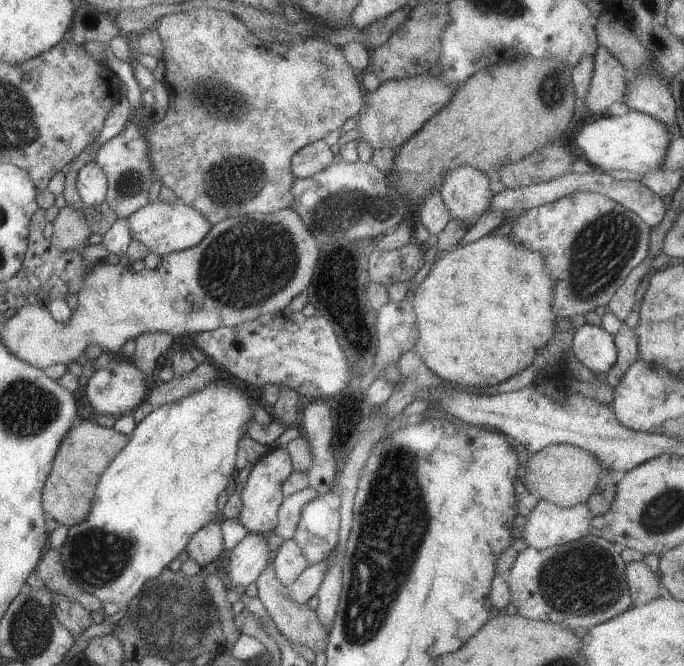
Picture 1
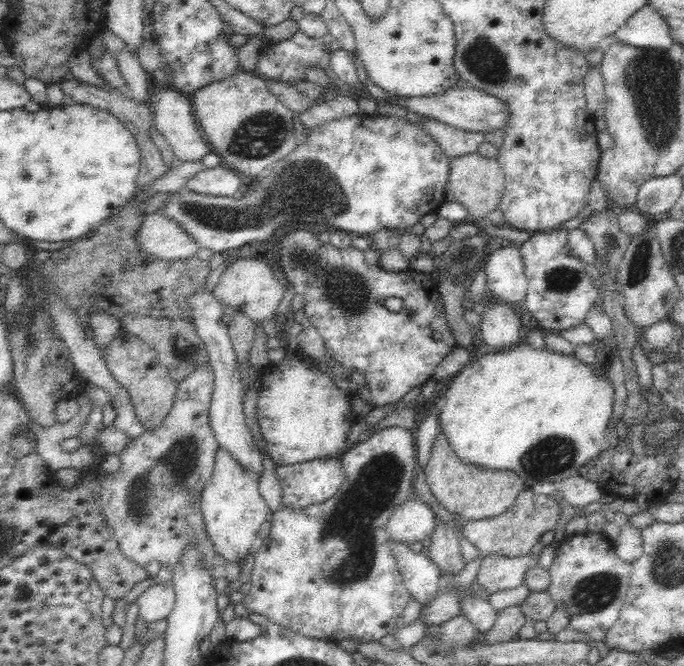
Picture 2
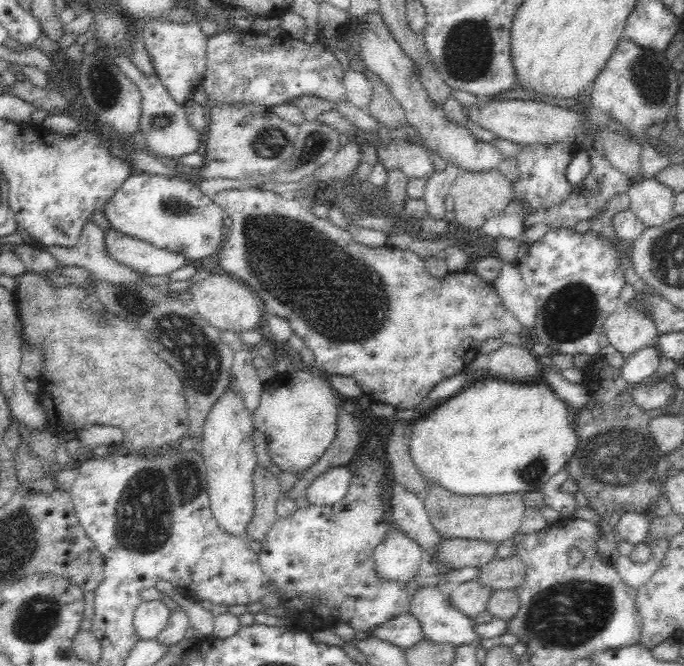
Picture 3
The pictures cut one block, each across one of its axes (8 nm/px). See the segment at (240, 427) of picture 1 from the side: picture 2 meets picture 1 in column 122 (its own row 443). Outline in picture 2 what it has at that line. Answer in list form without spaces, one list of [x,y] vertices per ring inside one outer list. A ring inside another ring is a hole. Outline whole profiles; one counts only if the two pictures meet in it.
[[[522,342],[515,347],[505,350],[506,352],[486,352],[484,356],[475,354],[470,362],[448,380],[442,391],[446,397],[446,404],[438,412],[438,432],[448,439],[452,451],[458,455],[462,463],[472,463],[474,467],[492,469],[494,471],[512,471],[516,473],[526,484],[527,488],[534,486],[537,482],[550,481],[564,482],[568,476],[577,478],[578,470],[594,456],[598,456],[602,450],[608,448],[606,436],[606,426],[612,414],[612,402],[614,400],[614,388],[604,374],[598,374],[596,370],[587,368],[577,360],[574,355],[563,356],[556,352],[549,352],[548,349],[534,349],[527,342]]]

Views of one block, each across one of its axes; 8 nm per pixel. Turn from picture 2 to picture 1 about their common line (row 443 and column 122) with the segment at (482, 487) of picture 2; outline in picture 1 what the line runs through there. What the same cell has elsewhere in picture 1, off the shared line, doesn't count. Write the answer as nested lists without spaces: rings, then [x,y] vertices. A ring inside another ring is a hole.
[[[92,418],[83,419],[78,426],[73,425],[61,440],[57,454],[53,458],[53,466],[47,474],[41,492],[43,512],[59,525],[73,526],[83,522],[89,514],[93,490],[99,476],[109,466],[109,462],[127,446],[129,437],[115,432],[113,428],[99,426]]]

